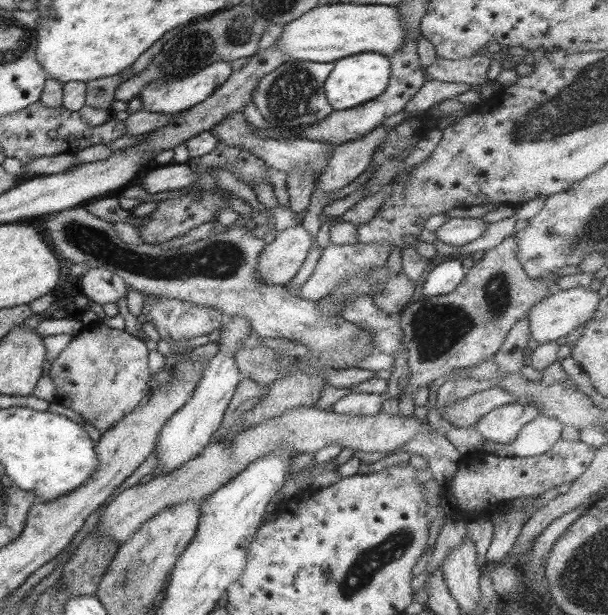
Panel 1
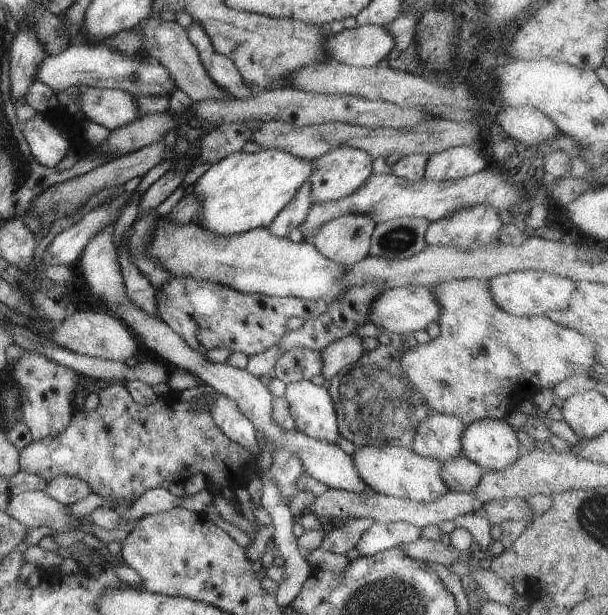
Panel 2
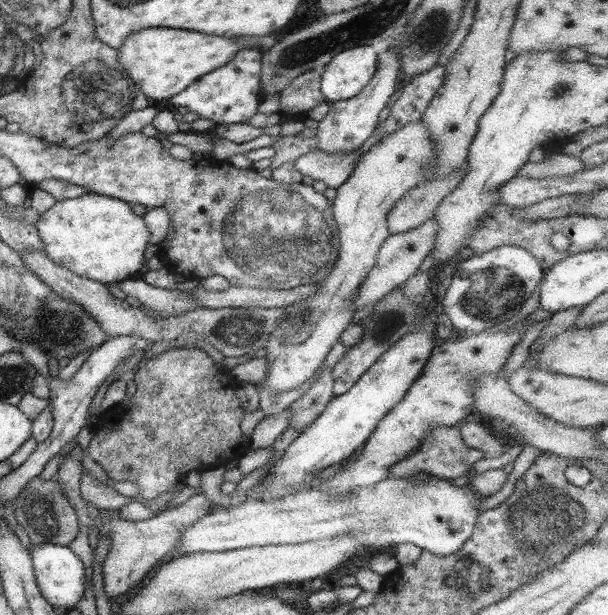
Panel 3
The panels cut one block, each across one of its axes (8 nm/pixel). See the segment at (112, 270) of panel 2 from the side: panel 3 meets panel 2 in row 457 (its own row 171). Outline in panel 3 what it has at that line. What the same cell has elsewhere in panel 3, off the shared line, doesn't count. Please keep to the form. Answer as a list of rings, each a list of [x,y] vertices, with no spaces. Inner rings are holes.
[[[319,149],[308,152],[293,161],[294,170],[298,170],[303,176],[311,176],[313,180],[324,182],[328,188],[337,189],[348,180],[354,167],[359,163],[360,156],[357,152],[359,149],[352,153],[336,155],[321,152]]]

